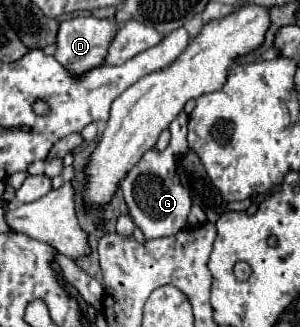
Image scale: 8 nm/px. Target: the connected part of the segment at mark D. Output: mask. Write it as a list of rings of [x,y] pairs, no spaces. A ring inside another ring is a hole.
[[[75,17],[67,19],[59,25],[57,33],[57,51],[55,59],[71,73],[71,75],[85,75],[85,71],[91,71],[93,67],[105,65],[105,55],[109,49],[109,43],[115,39],[119,31],[117,21],[111,19],[97,19],[97,17]]]

